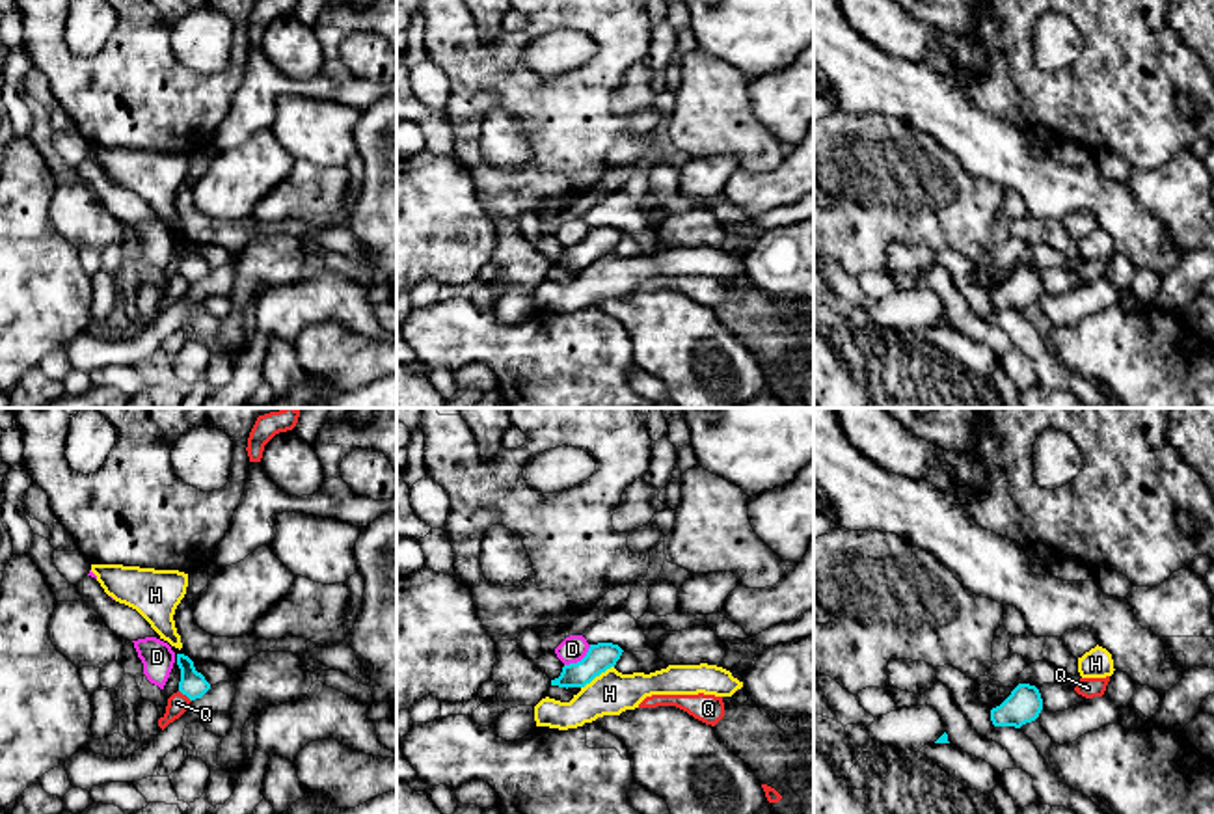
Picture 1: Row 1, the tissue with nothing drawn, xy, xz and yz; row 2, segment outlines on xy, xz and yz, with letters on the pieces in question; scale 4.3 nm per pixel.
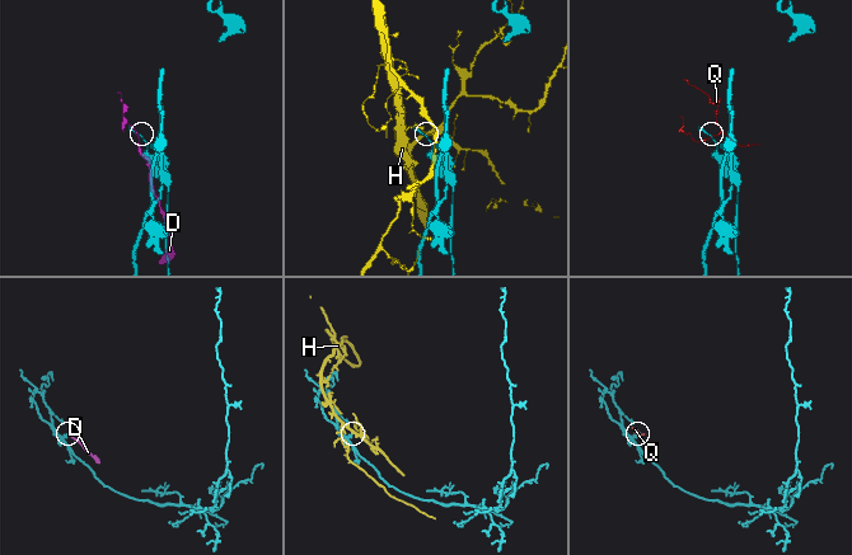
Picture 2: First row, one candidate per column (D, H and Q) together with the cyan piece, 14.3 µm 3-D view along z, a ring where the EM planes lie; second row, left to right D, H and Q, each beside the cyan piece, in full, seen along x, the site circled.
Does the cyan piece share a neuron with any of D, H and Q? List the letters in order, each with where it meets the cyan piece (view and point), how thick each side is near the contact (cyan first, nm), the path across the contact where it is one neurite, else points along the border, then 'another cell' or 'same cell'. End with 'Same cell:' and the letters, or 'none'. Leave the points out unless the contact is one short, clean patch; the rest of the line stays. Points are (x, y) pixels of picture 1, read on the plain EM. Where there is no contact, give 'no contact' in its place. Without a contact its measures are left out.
D: meets cyan in xz at (581, 243); 120 nm thick on the cyan side, 110 nm on the other; border along xz (591, 228), (580, 243), (565, 248); another cell
H: meets cyan in xz at (596, 257); 120 nm thick on the cyan side, 190 nm on the other; another cell
Q: meets cyan in xy at (185, 276); 120 nm thick on the cyan side, 90 nm on the other; border along xy (179, 272), (190, 284); another cell
Same cell: none

